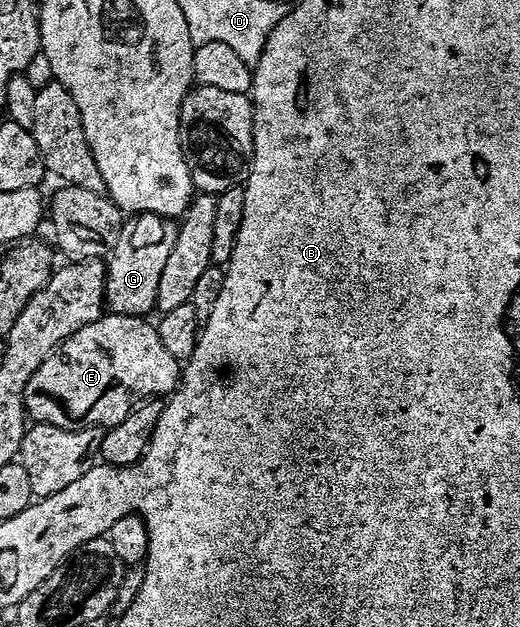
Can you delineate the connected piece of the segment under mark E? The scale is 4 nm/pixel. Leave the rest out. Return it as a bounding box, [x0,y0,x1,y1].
[23,313,180,431]

